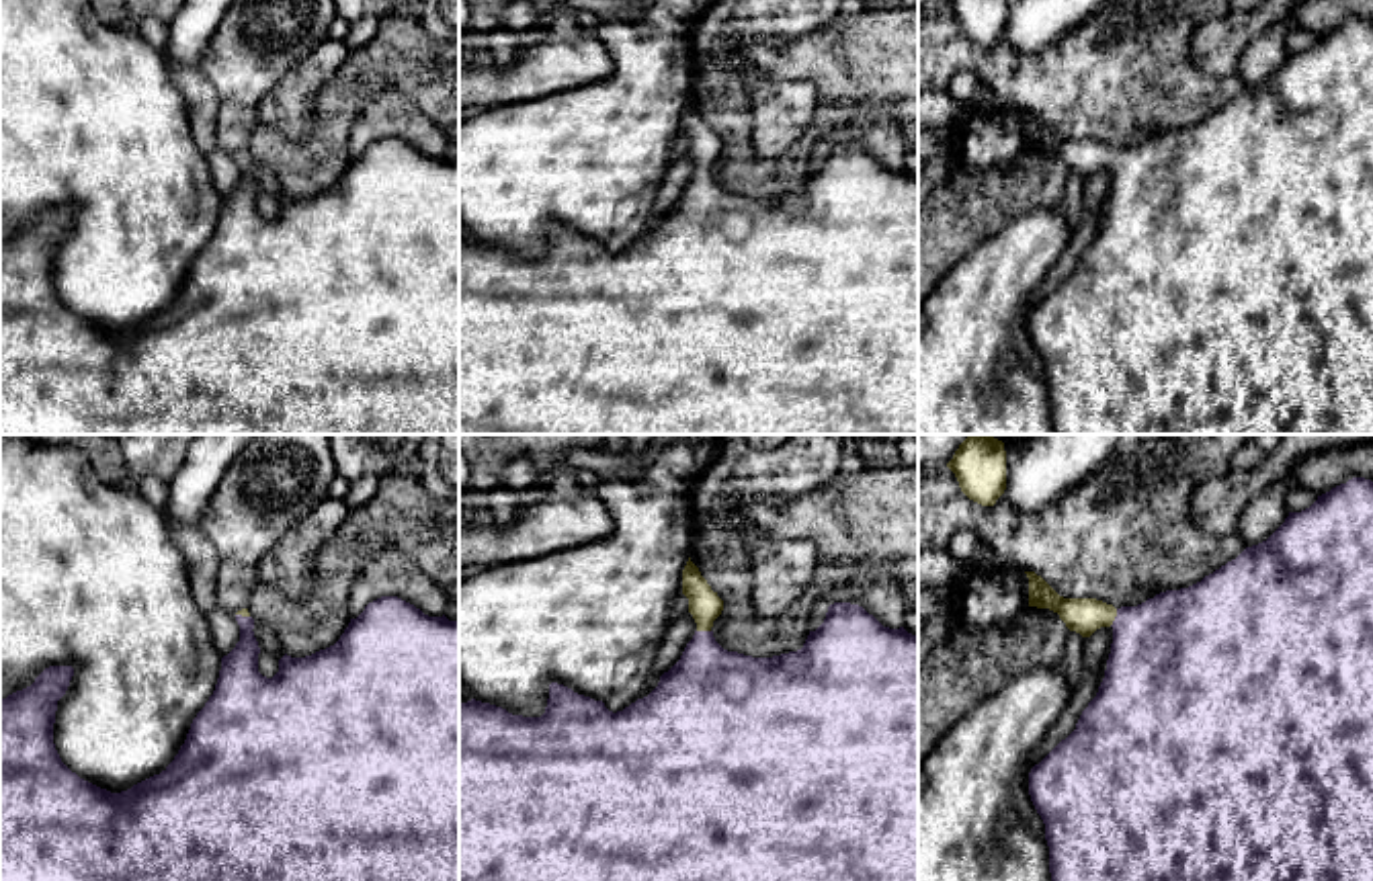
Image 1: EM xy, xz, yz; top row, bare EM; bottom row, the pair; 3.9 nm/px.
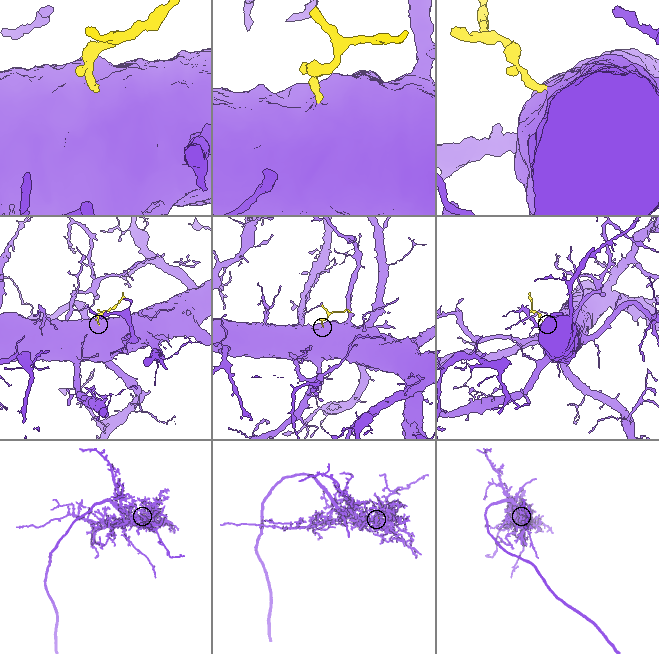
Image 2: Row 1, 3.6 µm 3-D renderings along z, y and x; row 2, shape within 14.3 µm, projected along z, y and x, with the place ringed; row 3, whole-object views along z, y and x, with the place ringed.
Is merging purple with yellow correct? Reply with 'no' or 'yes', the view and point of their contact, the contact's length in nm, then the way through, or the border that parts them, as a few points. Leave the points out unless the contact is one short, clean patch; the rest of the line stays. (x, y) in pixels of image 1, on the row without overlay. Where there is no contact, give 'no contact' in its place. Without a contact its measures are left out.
yes; contact yz (1115, 158); length 80 nm; way yz (1169, 193), (1115, 158), (1085, 156)

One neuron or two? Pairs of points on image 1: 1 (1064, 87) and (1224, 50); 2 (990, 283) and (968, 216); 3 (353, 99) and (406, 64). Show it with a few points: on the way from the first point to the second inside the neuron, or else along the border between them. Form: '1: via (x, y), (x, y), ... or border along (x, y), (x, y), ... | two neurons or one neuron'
1: border along (1210, 21), (1191, 58), (1234, 74) | two neurons
2: border along (1017, 216), (994, 234), (982, 238), (943, 277) | two neurons
3: via (365, 87), (388, 64), (394, 64) | one neuron

